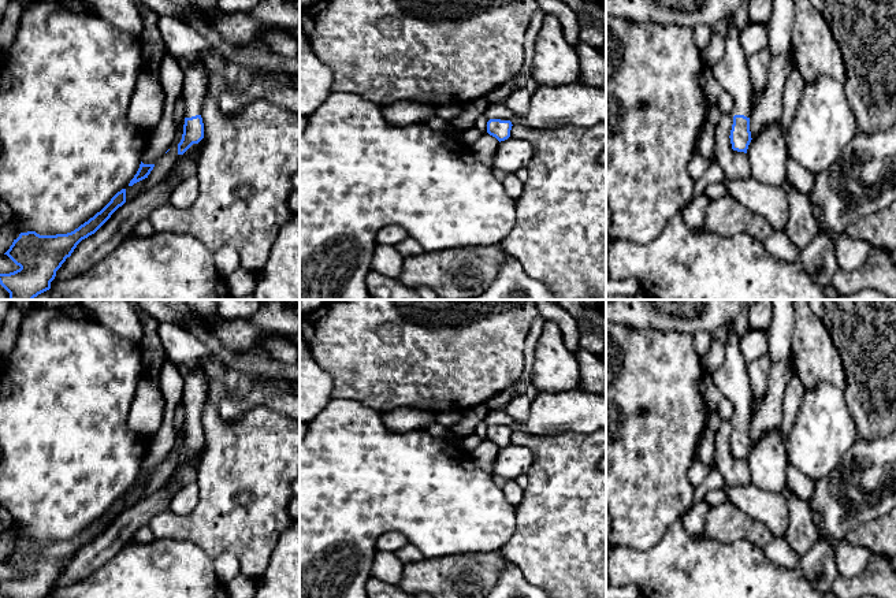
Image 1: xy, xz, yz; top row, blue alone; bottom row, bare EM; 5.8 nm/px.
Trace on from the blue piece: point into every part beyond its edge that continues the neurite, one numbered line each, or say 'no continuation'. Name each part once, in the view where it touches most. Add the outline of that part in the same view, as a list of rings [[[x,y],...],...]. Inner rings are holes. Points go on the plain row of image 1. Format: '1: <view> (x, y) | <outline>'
1: xy (196, 382) | [[[187,361],[189,371],[183,376],[182,404],[185,408],[185,424],[201,421],[209,389],[209,376],[201,363]]]

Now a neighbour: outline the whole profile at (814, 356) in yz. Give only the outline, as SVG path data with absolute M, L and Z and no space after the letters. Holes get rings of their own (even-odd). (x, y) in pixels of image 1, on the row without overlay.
M793 300L791 363L806 389L823 382L845 389L845 372L837 346L811 309L810 300Z

